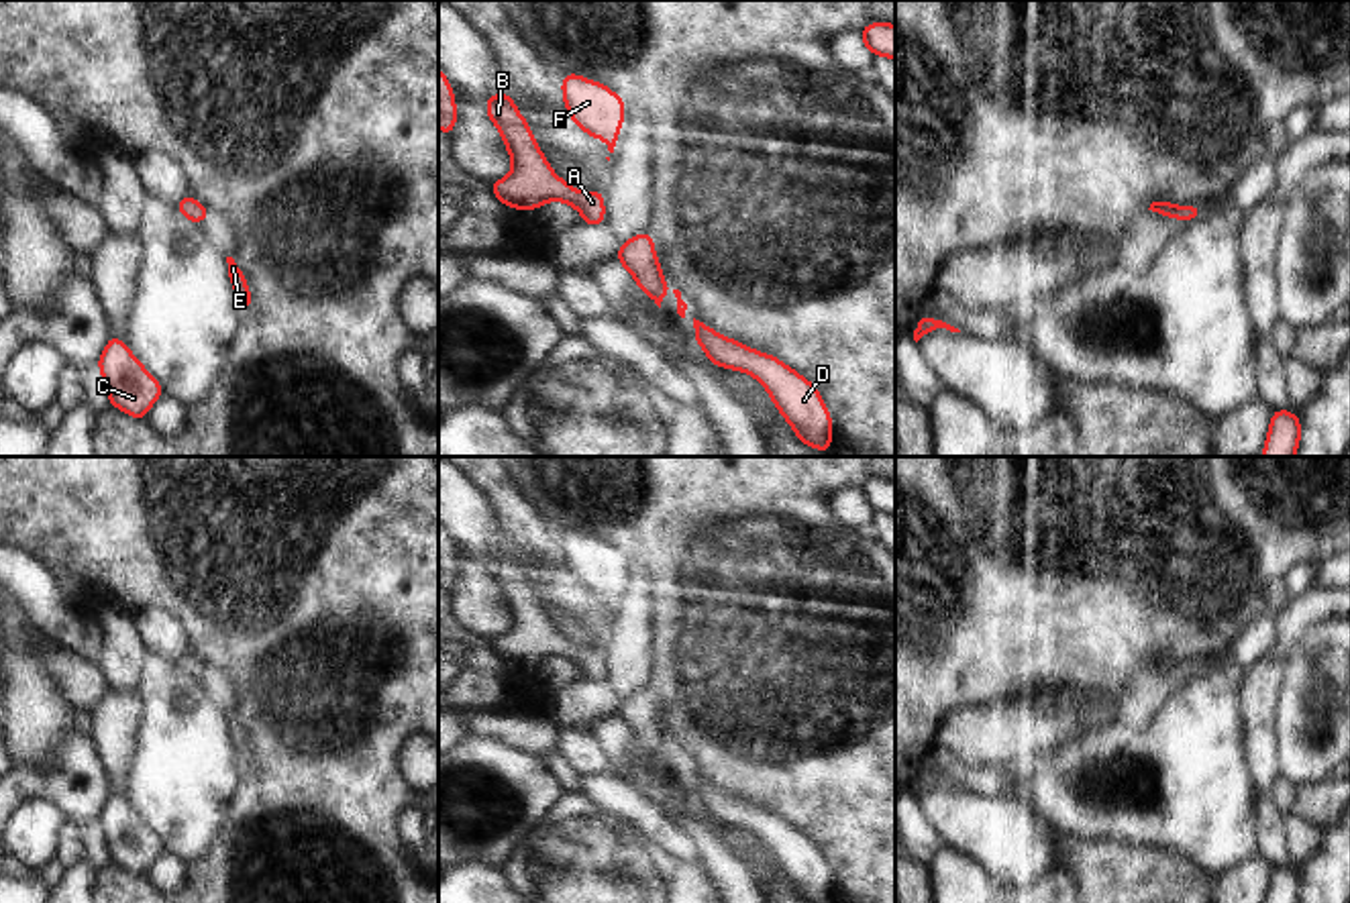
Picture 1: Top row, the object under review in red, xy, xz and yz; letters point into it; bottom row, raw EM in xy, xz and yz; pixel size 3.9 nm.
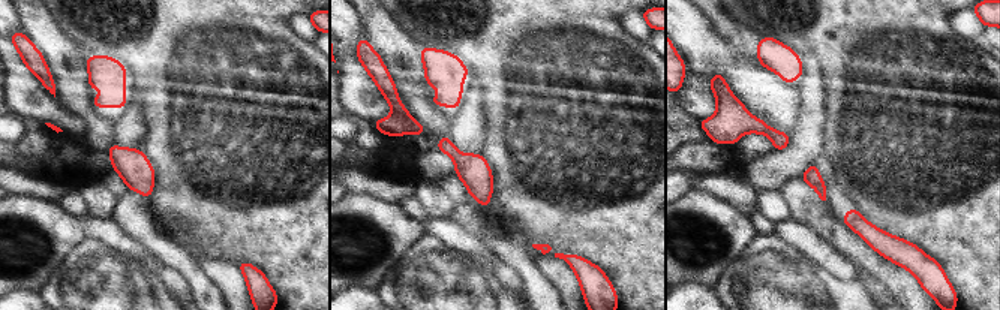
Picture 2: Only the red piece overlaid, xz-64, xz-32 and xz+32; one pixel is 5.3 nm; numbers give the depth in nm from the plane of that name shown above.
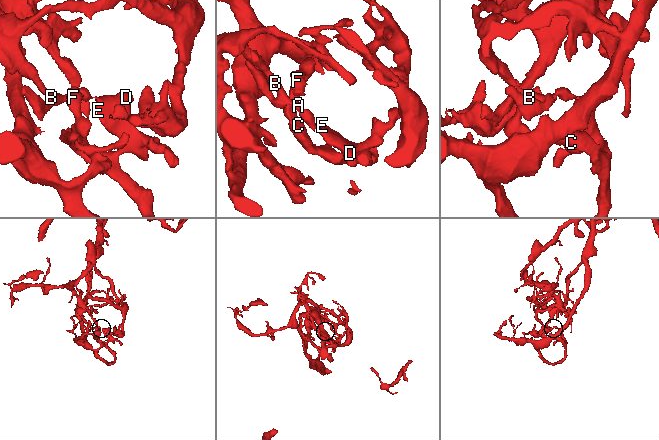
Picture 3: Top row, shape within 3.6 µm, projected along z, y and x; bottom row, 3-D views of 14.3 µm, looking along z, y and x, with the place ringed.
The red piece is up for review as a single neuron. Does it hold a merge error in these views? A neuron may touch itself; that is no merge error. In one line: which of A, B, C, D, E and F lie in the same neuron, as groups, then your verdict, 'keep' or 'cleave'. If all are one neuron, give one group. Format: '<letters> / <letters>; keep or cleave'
A B / C D E F; cleave

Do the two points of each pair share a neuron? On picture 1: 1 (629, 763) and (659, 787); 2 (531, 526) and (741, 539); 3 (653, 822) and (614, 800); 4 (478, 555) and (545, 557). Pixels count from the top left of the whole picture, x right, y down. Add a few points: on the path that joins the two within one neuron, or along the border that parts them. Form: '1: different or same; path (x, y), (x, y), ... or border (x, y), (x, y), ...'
1: same; path (637, 765), (651, 779)
2: different; border (523, 500), (563, 530)
3: same; path (643, 814), (625, 800)
4: different; border (482, 498), (498, 524), (502, 541), (510, 549)

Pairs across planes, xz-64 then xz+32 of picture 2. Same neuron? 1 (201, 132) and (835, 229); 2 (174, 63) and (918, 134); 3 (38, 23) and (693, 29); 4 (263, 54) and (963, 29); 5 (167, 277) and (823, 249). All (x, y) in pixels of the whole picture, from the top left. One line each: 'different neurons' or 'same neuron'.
1: different neurons
2: same neuron
3: different neurons
4: different neurons
5: same neuron

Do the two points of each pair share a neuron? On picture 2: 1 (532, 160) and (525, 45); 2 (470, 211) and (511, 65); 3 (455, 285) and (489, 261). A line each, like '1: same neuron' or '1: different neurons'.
1: same neuron
2: different neurons
3: different neurons

